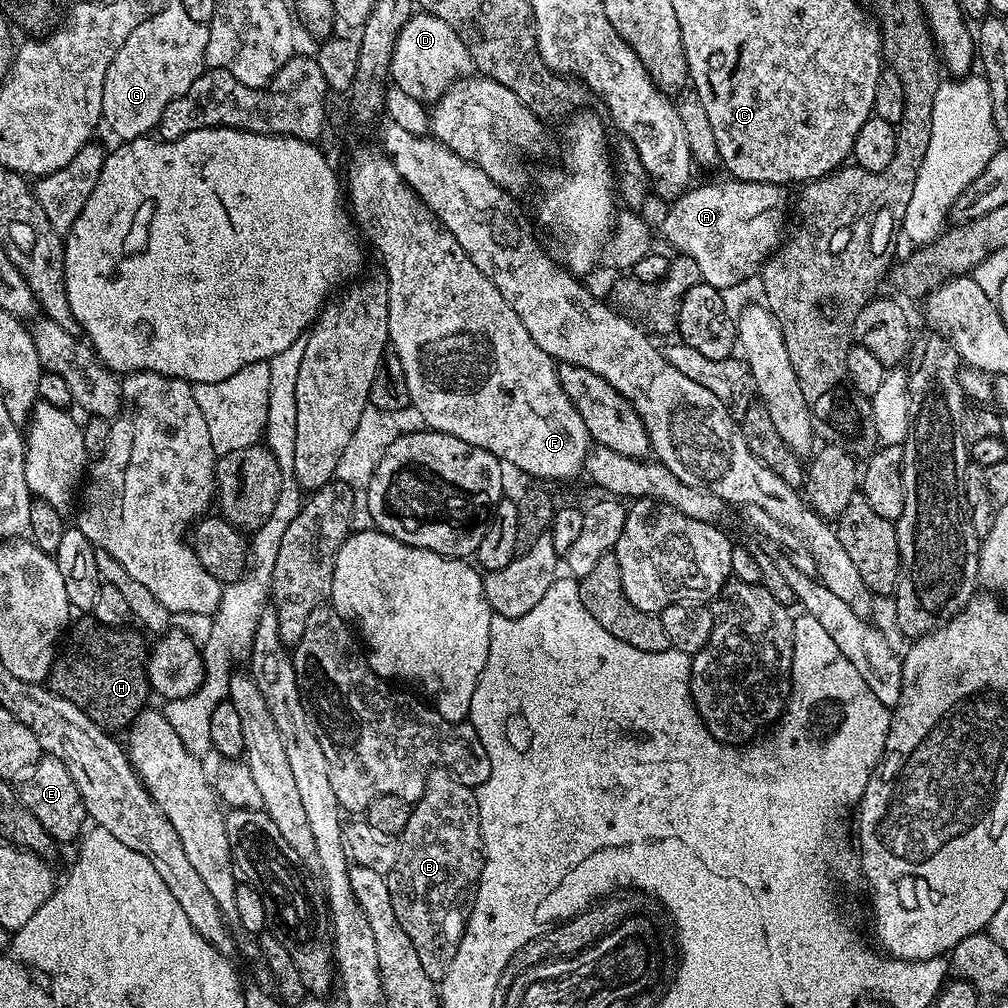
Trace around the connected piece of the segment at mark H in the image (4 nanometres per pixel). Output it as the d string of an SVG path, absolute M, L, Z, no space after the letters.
M80 618L76 622L67 633L68 645L65 648L63 645L62 651L55 657L46 679L47 687L74 702L74 706L82 709L101 729L112 734L119 733L119 728L127 729L149 703L150 689L145 668L149 645L144 645L143 638L132 626L107 628L88 618Z

